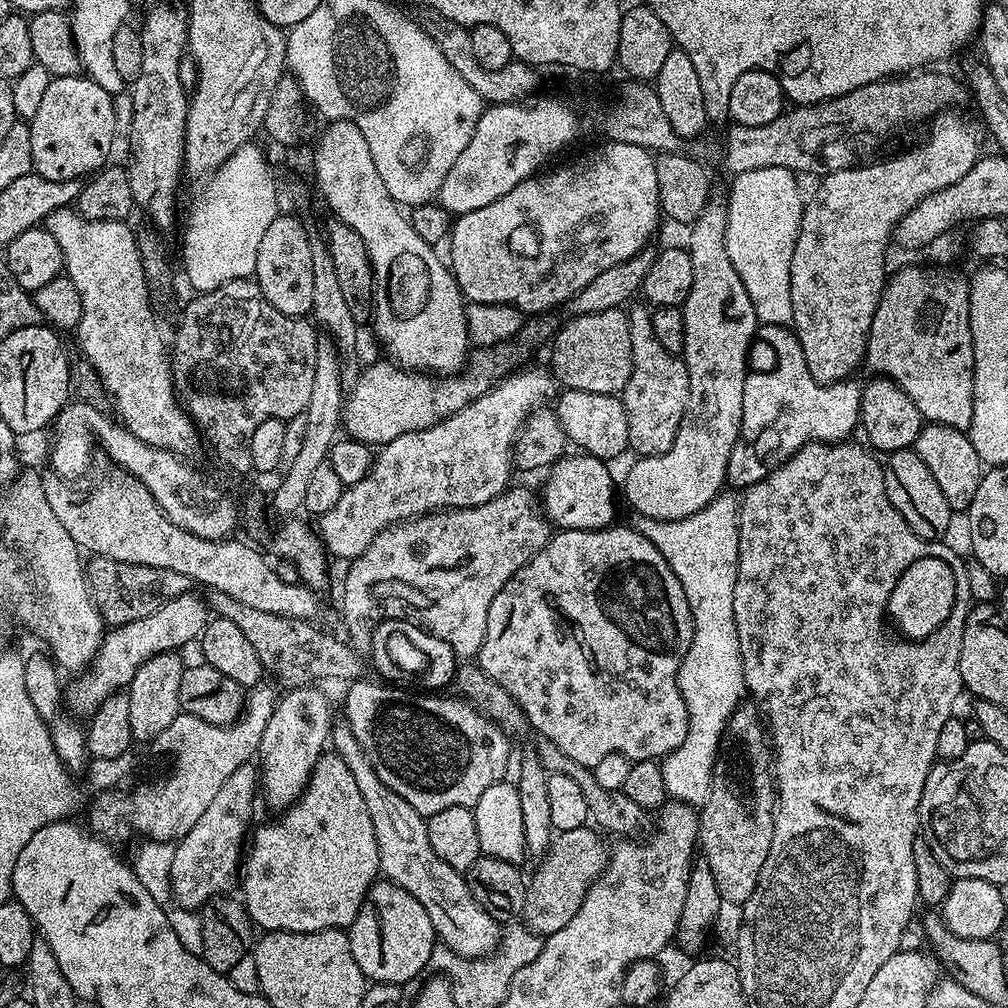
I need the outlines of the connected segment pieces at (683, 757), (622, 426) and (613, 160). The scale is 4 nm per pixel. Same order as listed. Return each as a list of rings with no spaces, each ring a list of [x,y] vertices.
[[[724,490],[685,520],[641,519],[638,524],[639,531],[654,542],[662,558],[666,558],[670,570],[674,570],[674,578],[682,582],[694,622],[694,638],[678,670],[678,690],[688,711],[688,733],[682,746],[659,761],[669,797],[693,806],[703,806],[706,798],[710,798],[712,767],[724,739],[724,727],[730,717],[737,715],[740,695],[746,692],[738,630],[734,622],[739,517],[740,496],[735,491]]]
[[[565,388],[555,397],[554,411],[569,445],[577,444],[581,453],[612,462],[615,456],[629,451],[626,410],[619,395],[590,394],[590,390]]]
[[[604,142],[601,148],[588,152],[577,158],[573,164],[565,168],[556,168],[553,172],[528,176],[510,194],[502,194],[498,202],[490,202],[490,206],[482,206],[482,210],[470,210],[459,213],[450,229],[452,240],[452,260],[450,267],[452,276],[458,282],[460,292],[465,301],[474,304],[512,304],[518,311],[525,314],[548,314],[551,308],[567,305],[586,286],[586,282],[594,282],[602,270],[610,270],[610,266],[618,266],[618,262],[626,262],[634,254],[638,254],[649,243],[652,231],[656,228],[656,219],[661,219],[660,199],[658,198],[658,174],[653,153],[646,148],[630,146],[626,142]]]

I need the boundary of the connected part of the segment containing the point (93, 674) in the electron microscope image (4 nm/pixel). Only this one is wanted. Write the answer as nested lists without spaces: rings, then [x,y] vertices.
[[[189,590],[180,597],[168,601],[156,613],[137,621],[113,627],[100,642],[100,649],[91,664],[79,673],[72,685],[66,688],[66,708],[77,717],[91,717],[102,702],[113,692],[127,689],[128,684],[138,674],[140,667],[159,652],[176,652],[188,643],[199,641],[204,633],[204,627],[210,619],[210,609],[203,595],[195,596],[195,591]]]

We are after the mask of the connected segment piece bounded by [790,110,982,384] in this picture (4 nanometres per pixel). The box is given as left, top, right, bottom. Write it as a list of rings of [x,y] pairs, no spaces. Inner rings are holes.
[[[945,110],[931,117],[930,125],[932,124],[932,129],[929,130],[928,137],[921,144],[914,145],[909,152],[900,152],[897,156],[890,157],[889,160],[876,160],[873,164],[863,164],[863,162],[860,162],[853,167],[830,172],[817,183],[820,185],[817,186],[816,193],[812,197],[810,195],[807,197],[804,213],[800,219],[798,238],[794,242],[794,258],[790,258],[790,302],[794,302],[791,327],[796,333],[796,340],[802,346],[802,354],[806,358],[806,366],[818,384],[836,384],[840,380],[847,380],[855,373],[852,371],[856,367],[861,367],[864,351],[868,345],[870,322],[874,322],[874,310],[878,310],[878,302],[880,301],[881,294],[884,293],[886,283],[884,251],[888,248],[888,240],[890,244],[890,237],[895,231],[896,223],[916,206],[922,198],[926,198],[938,190],[946,190],[946,186],[954,186],[958,182],[958,178],[966,175],[976,165],[976,161],[980,159],[982,155],[982,149],[980,149],[981,129],[979,127],[976,129],[966,117],[959,116],[956,112],[959,111]]]

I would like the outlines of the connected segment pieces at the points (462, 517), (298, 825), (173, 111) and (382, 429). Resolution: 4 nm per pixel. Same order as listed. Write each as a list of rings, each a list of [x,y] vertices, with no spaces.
[[[516,486],[509,487],[498,498],[490,498],[490,502],[482,502],[482,506],[446,508],[414,520],[391,524],[376,535],[362,555],[347,565],[348,573],[344,576],[344,628],[348,631],[348,644],[359,645],[360,608],[368,612],[389,596],[396,603],[390,612],[391,619],[404,619],[419,625],[425,632],[448,643],[457,658],[475,657],[486,638],[486,618],[490,614],[494,594],[498,594],[498,590],[510,582],[512,575],[522,570],[522,566],[526,566],[526,562],[530,562],[530,558],[546,546],[553,534],[553,525],[544,515],[537,493],[535,496]]]
[[[324,754],[313,767],[308,784],[301,793],[299,800],[292,804],[283,813],[284,821],[281,824],[264,824],[260,829],[255,829],[250,843],[242,856],[242,871],[238,876],[238,888],[244,891],[242,903],[248,909],[248,918],[257,929],[264,932],[317,932],[318,930],[330,930],[338,928],[347,929],[354,922],[354,918],[360,909],[360,903],[364,901],[364,896],[368,892],[368,887],[375,884],[380,872],[380,859],[378,858],[378,842],[374,838],[374,822],[370,822],[370,814],[366,810],[366,802],[362,798],[362,793],[358,790],[358,782],[354,782],[354,774],[350,774],[350,768],[342,758],[335,754]]]
[[[156,4],[144,16],[144,24],[139,25],[140,37],[142,38],[142,74],[138,74],[136,80],[131,81],[130,91],[132,93],[132,101],[134,102],[134,123],[130,125],[130,134],[126,137],[128,144],[128,164],[126,163],[126,171],[130,178],[130,194],[132,195],[133,205],[137,209],[144,208],[144,212],[149,216],[152,227],[157,230],[165,230],[164,228],[172,228],[176,224],[176,195],[180,192],[180,176],[185,175],[184,168],[184,135],[186,134],[187,110],[190,101],[189,93],[182,86],[181,79],[178,78],[179,59],[186,53],[188,48],[188,15],[182,7],[175,8],[172,4]]]
[[[516,342],[476,348],[455,374],[417,374],[381,358],[353,382],[349,392],[347,389],[342,400],[343,431],[363,444],[383,446],[398,438],[398,434],[426,430],[482,398],[499,380],[521,367],[523,356]]]

